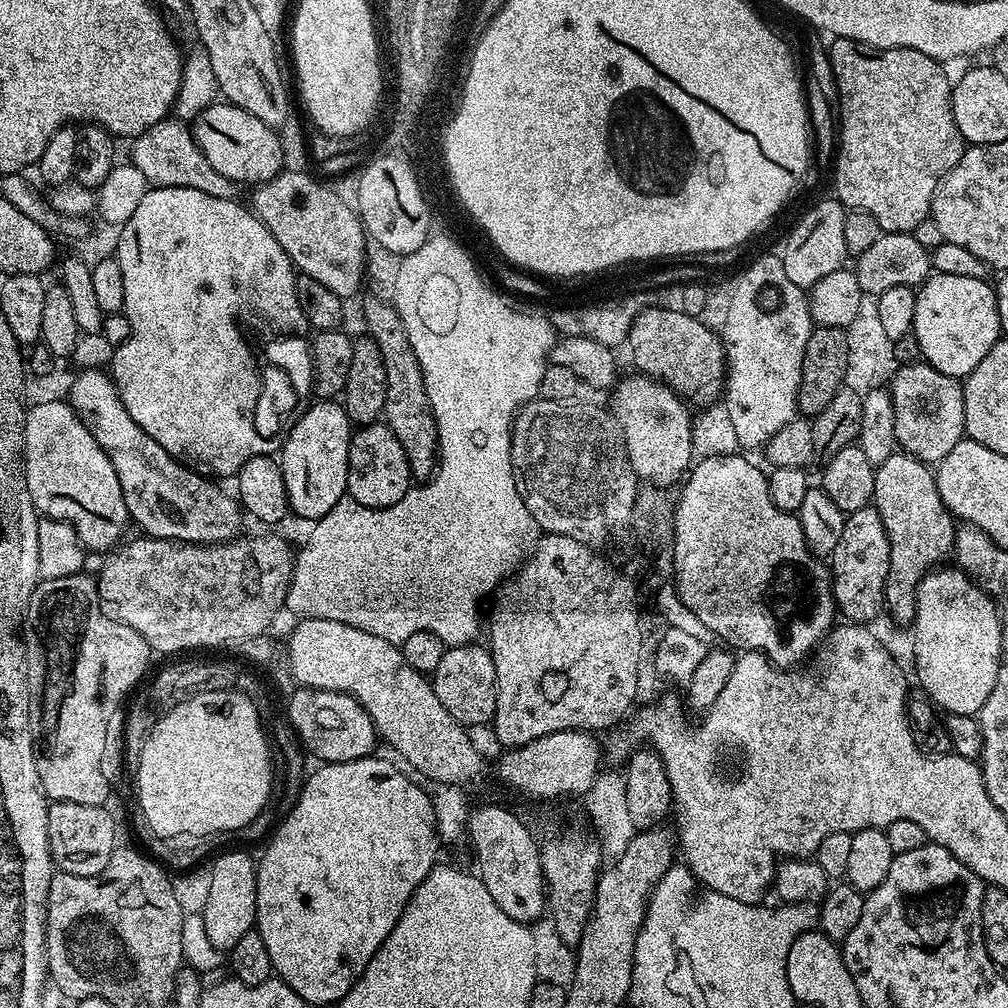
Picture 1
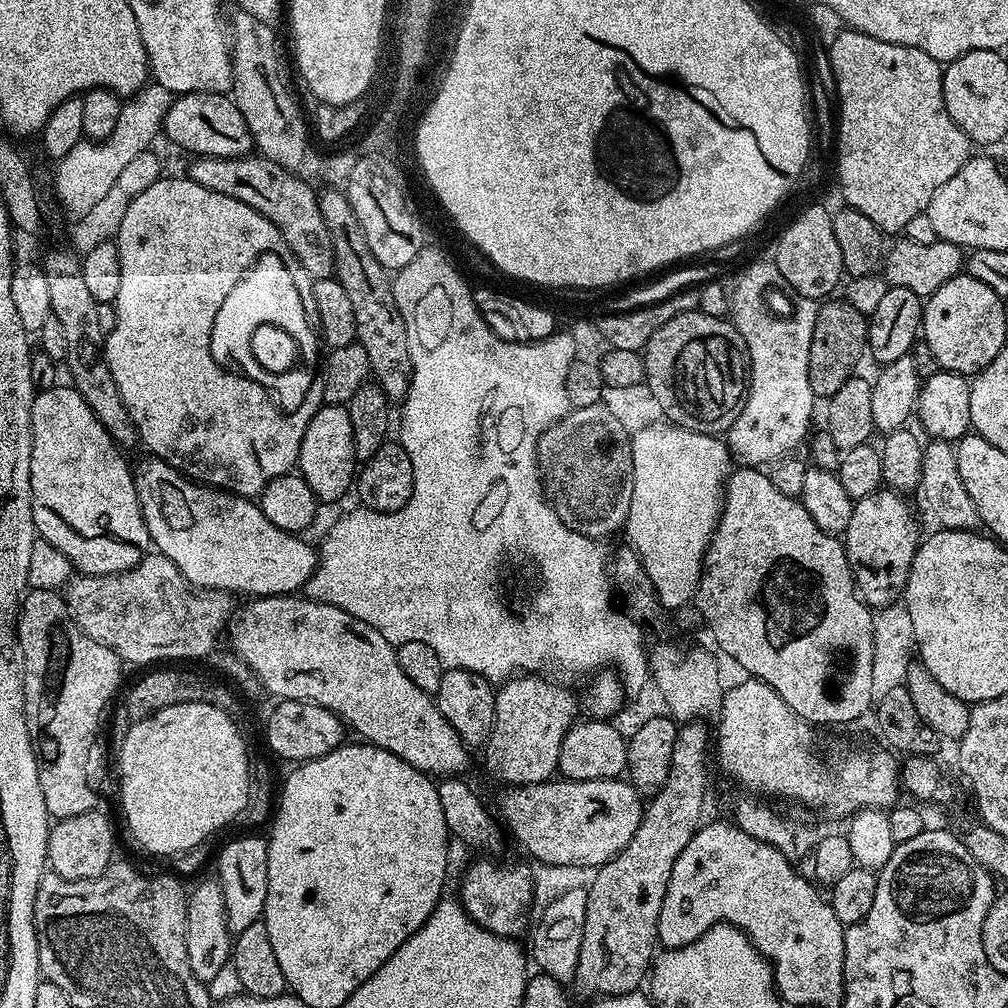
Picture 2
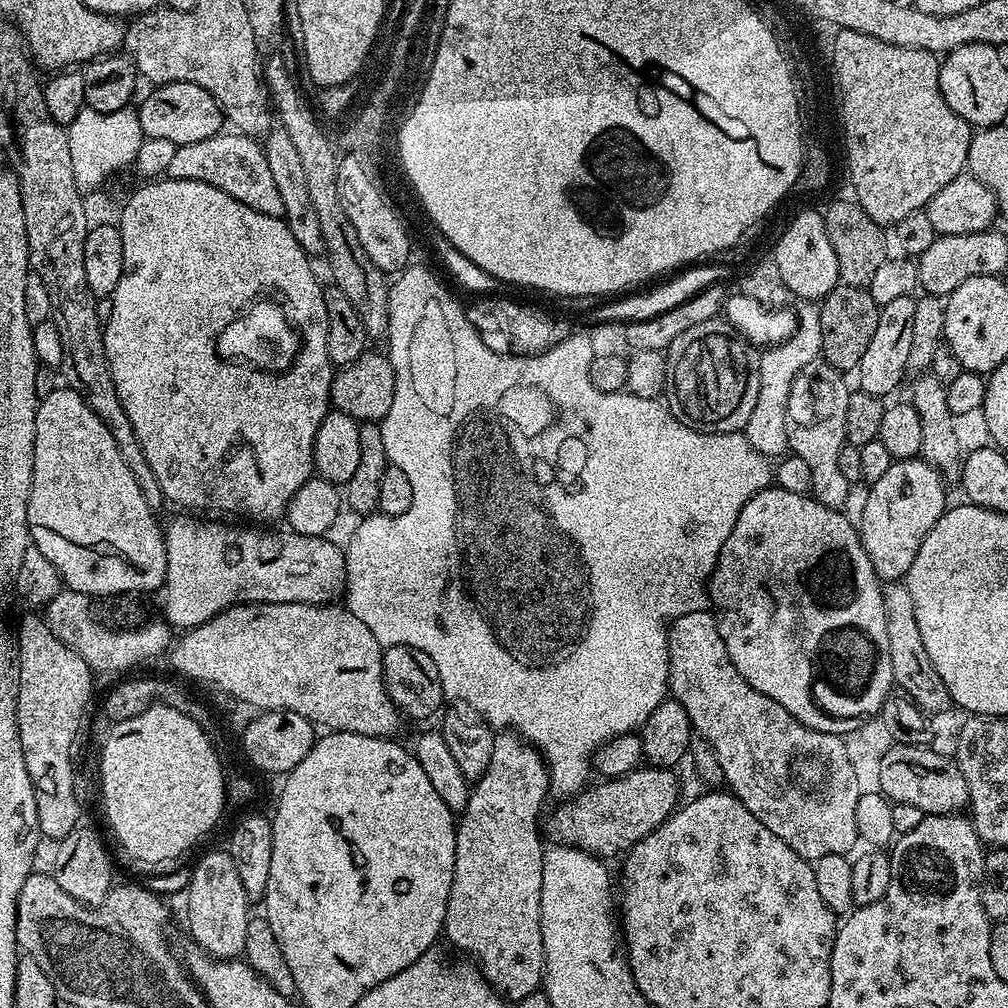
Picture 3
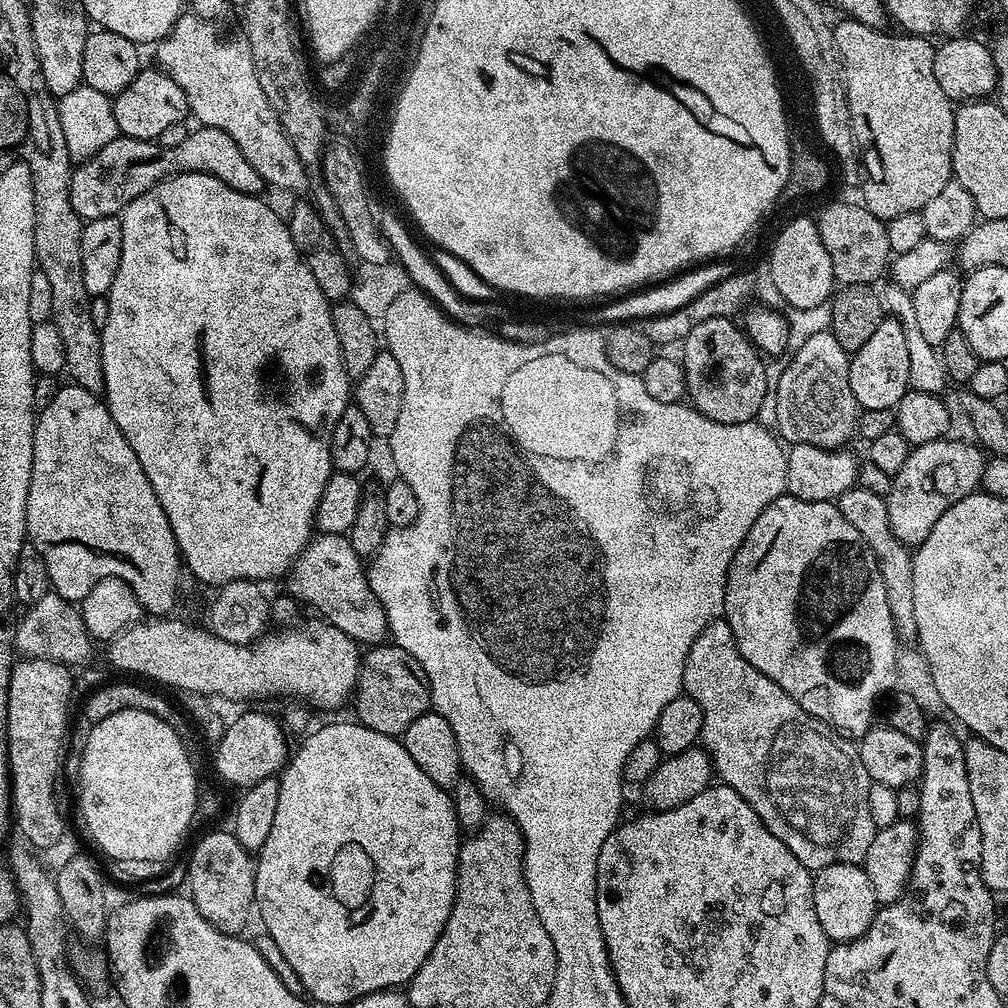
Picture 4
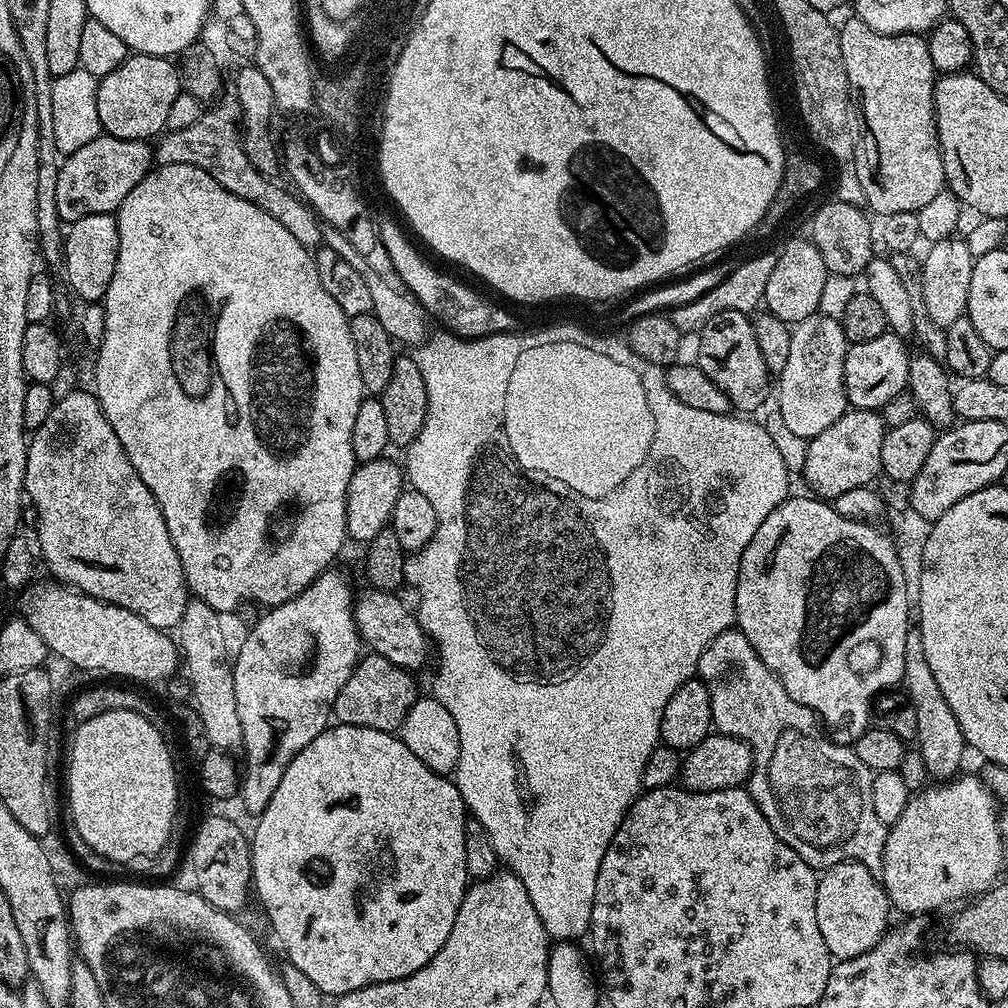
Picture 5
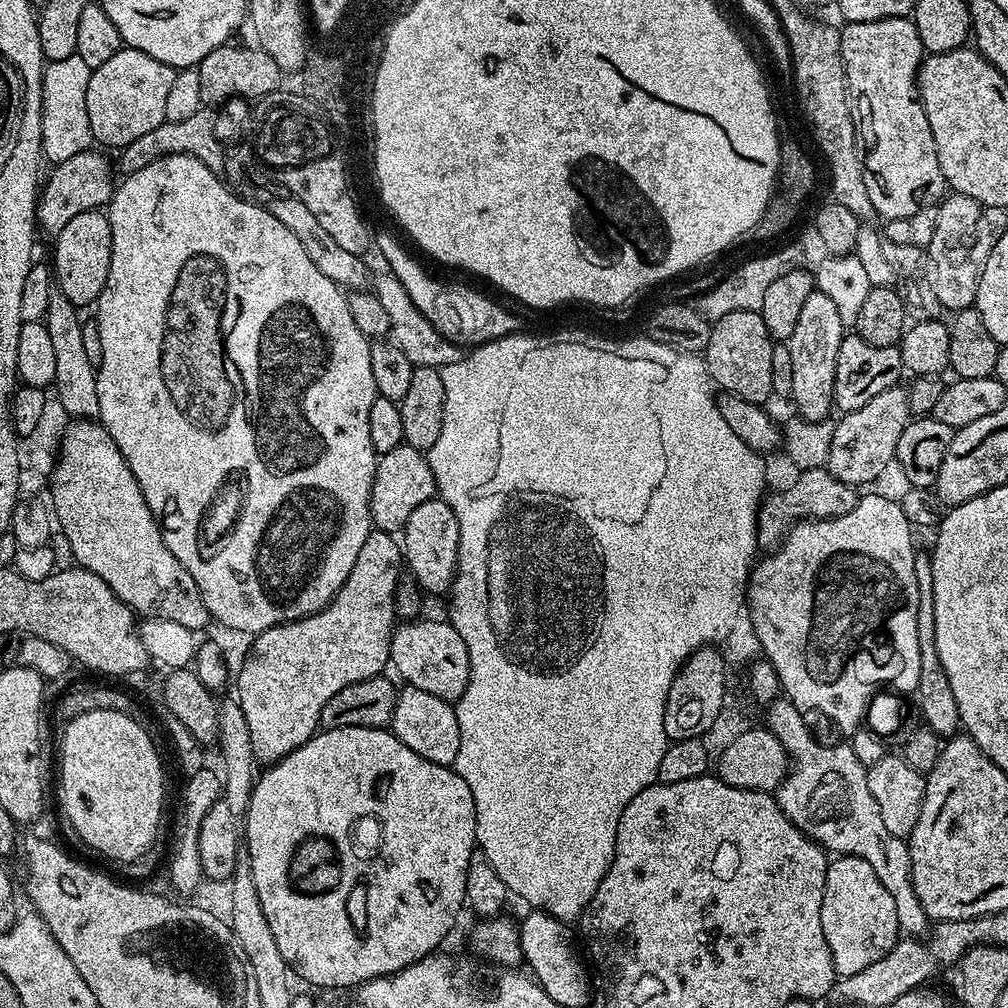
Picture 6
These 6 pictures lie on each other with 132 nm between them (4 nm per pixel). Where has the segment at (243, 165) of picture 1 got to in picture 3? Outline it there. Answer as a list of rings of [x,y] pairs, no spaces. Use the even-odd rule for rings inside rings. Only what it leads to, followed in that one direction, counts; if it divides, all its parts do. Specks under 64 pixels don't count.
[[[174,81],[151,89],[153,91],[138,104],[140,125],[147,138],[170,138],[170,142],[202,142],[202,138],[217,136],[225,127],[226,121],[220,104],[192,81]]]

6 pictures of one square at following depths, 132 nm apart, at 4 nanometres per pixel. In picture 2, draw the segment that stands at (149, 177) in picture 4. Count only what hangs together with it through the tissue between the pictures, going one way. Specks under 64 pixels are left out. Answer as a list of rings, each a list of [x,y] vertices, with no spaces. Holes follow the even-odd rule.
[[[259,154],[235,156],[233,160],[201,156],[193,161],[186,172],[187,179],[198,182],[198,186],[206,186],[206,190],[238,198],[238,202],[246,202],[246,206],[258,210],[258,214],[262,214],[280,231],[286,246],[312,280],[321,280],[335,273],[334,246],[330,242],[326,222],[322,222],[318,192],[311,188],[313,185],[307,179],[265,160]]]

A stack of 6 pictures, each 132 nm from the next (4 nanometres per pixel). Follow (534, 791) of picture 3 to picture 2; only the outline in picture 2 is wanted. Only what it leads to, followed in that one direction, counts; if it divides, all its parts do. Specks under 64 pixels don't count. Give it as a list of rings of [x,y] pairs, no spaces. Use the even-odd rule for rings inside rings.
[[[516,674],[495,689],[494,726],[482,752],[489,774],[501,780],[501,785],[537,784],[557,775],[564,733],[577,719],[576,696],[544,678],[540,674]],[[488,858],[476,860],[464,872],[464,881],[460,884],[458,899],[464,912],[478,926],[490,930],[499,936],[520,938],[529,927],[528,911],[532,908],[532,872],[524,864],[513,868],[499,868],[491,864]]]

